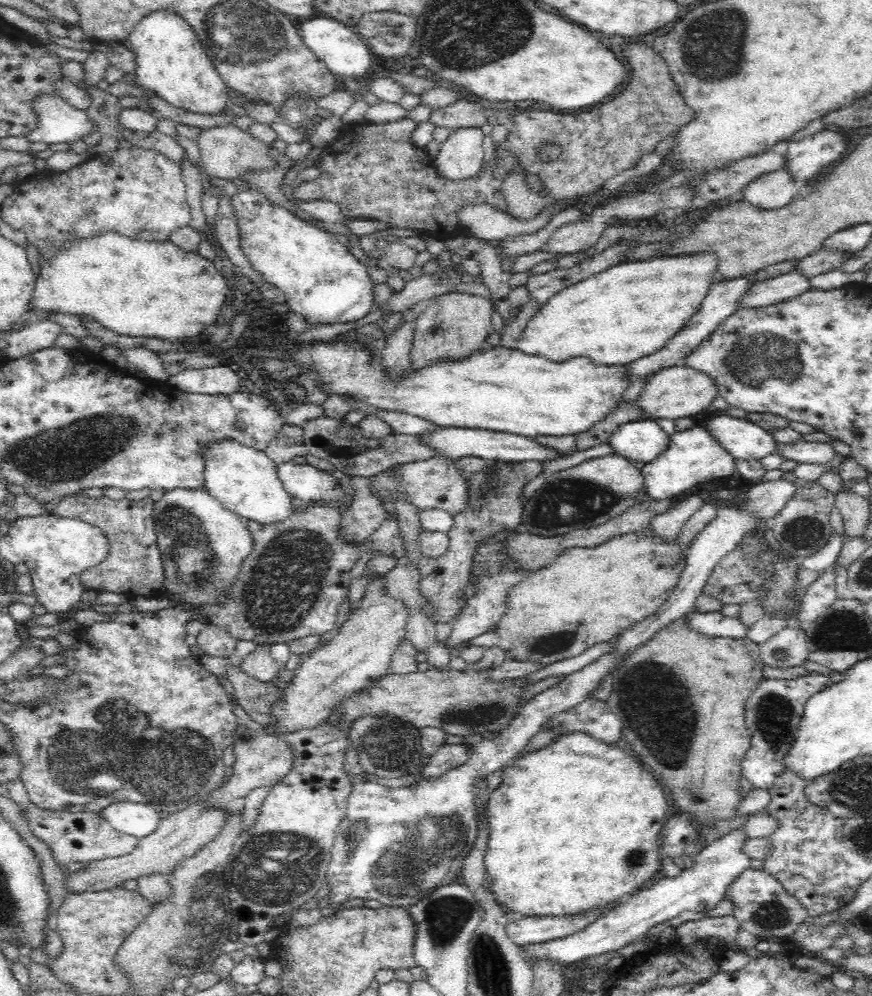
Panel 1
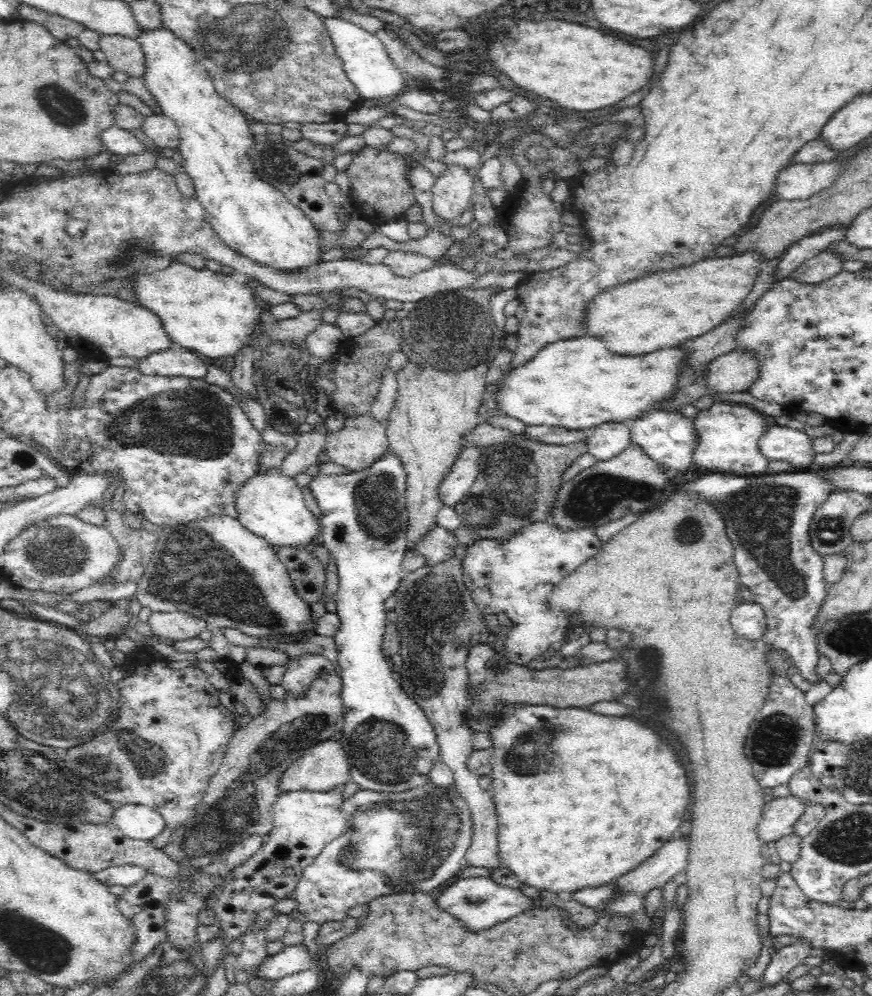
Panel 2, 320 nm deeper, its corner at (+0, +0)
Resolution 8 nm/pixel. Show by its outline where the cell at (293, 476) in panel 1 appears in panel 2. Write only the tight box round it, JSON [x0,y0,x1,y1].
[308,450,439,793]

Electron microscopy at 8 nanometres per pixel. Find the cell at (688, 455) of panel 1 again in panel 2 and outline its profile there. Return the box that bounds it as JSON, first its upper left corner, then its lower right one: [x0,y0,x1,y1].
[692,402,772,476]

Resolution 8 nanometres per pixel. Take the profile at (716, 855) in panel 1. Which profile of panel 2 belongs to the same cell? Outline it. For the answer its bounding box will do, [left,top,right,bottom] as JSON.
[756,796,805,844]

